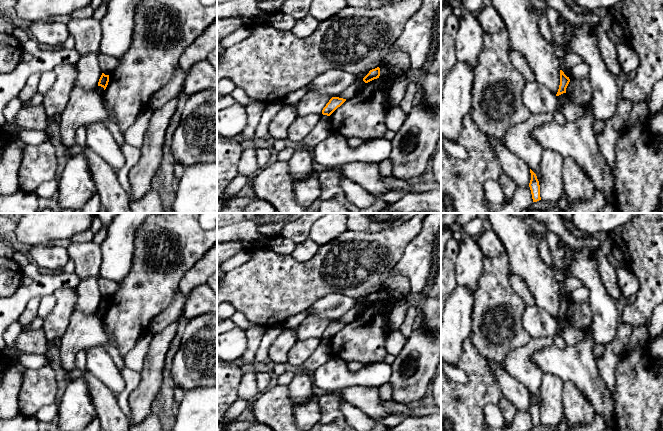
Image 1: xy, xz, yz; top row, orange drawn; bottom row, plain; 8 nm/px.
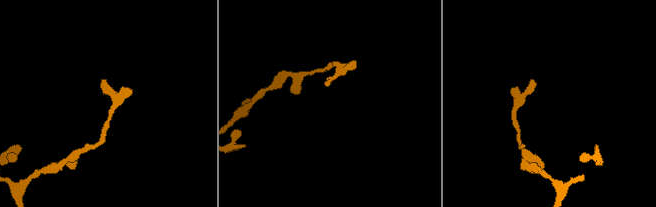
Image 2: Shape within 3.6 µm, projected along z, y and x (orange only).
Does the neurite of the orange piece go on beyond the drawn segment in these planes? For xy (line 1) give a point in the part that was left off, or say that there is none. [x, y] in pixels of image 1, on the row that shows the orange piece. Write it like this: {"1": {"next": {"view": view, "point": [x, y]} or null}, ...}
{"1": {"next": null}}

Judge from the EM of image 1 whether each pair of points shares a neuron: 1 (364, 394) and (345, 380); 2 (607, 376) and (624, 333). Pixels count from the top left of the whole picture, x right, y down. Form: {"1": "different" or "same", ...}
{"1": "different", "2": "same"}

